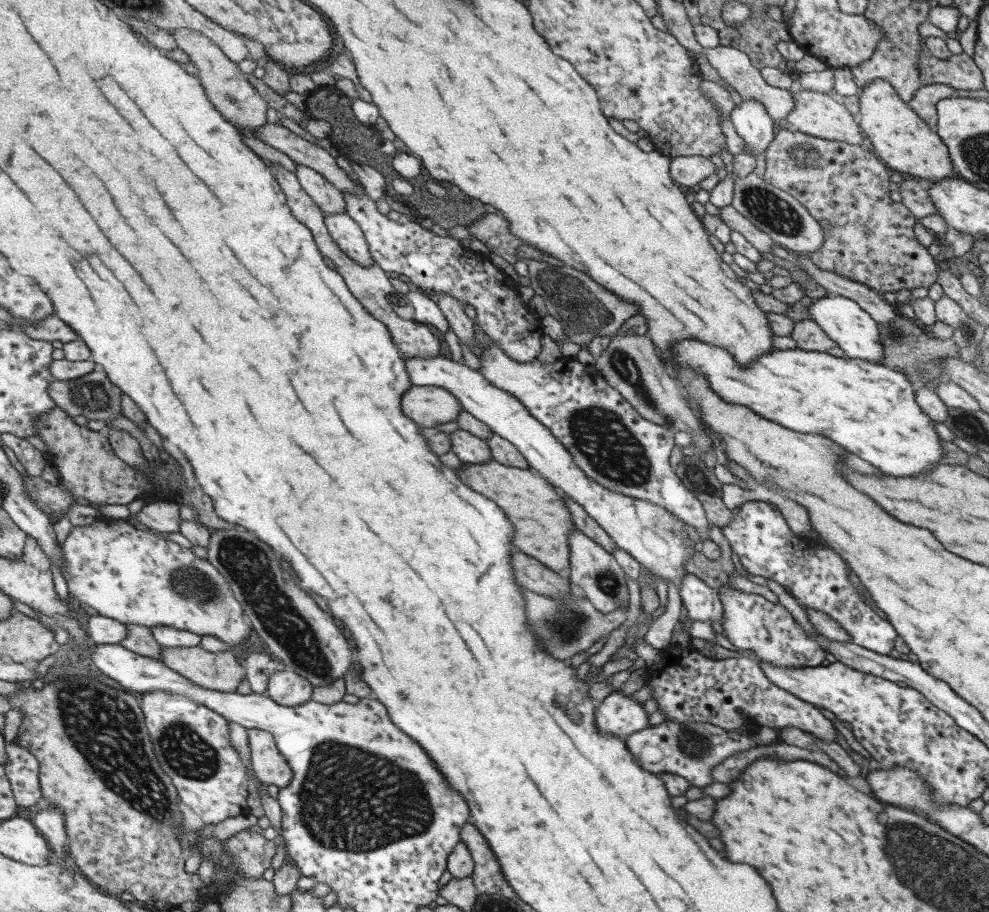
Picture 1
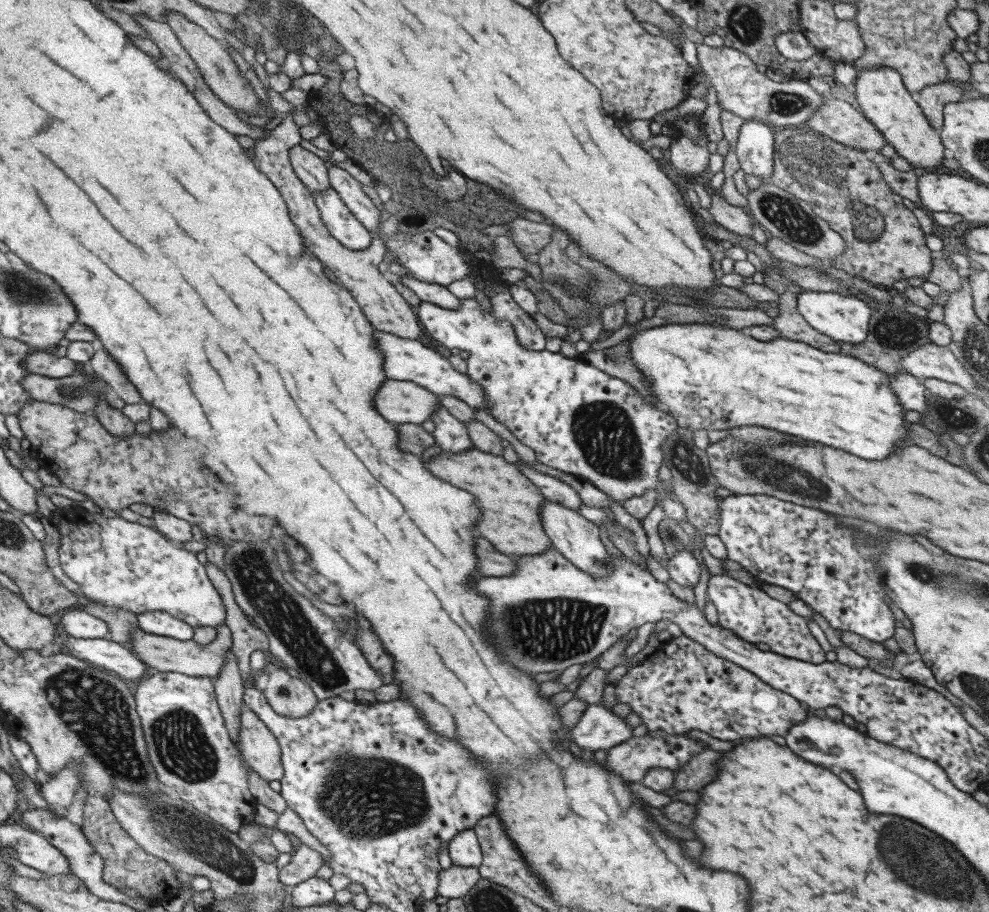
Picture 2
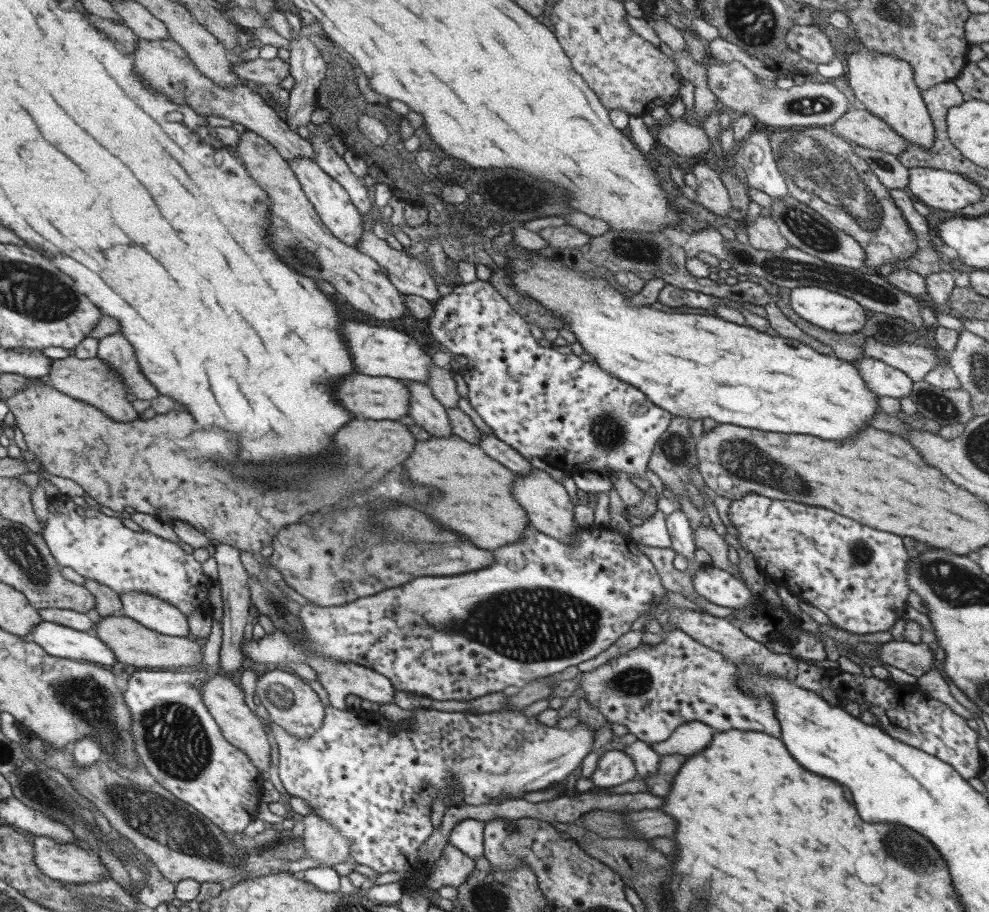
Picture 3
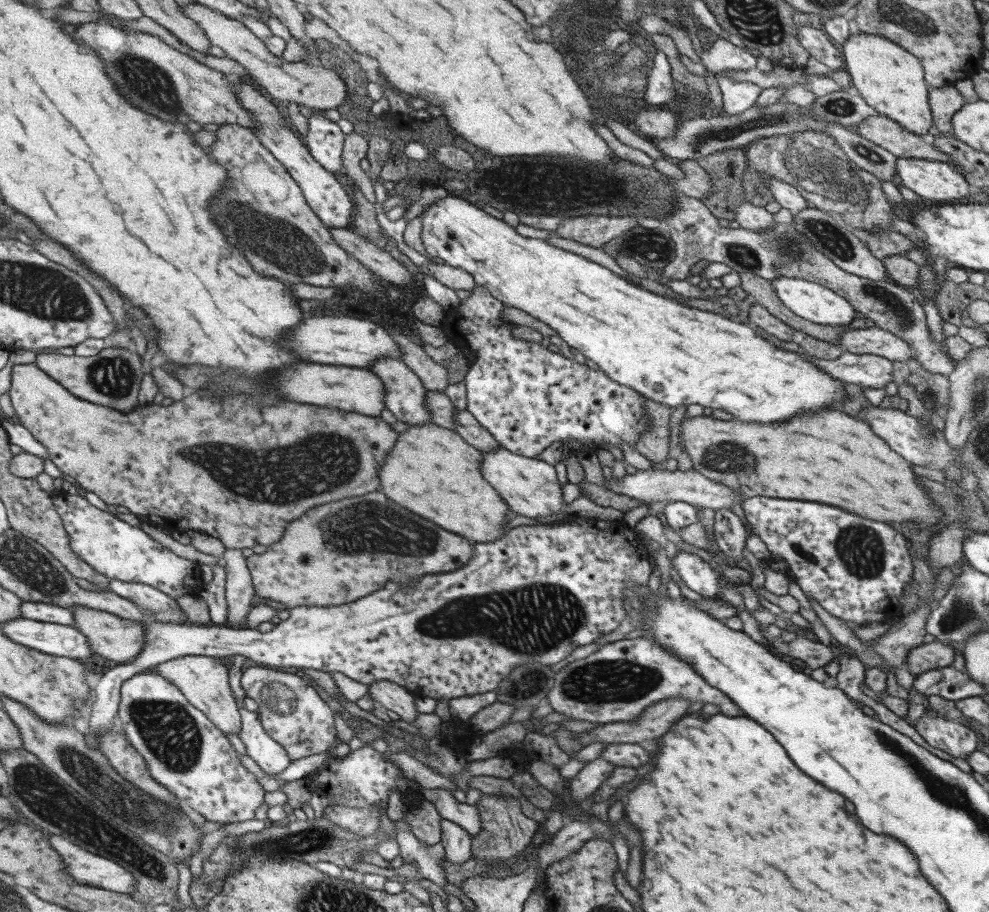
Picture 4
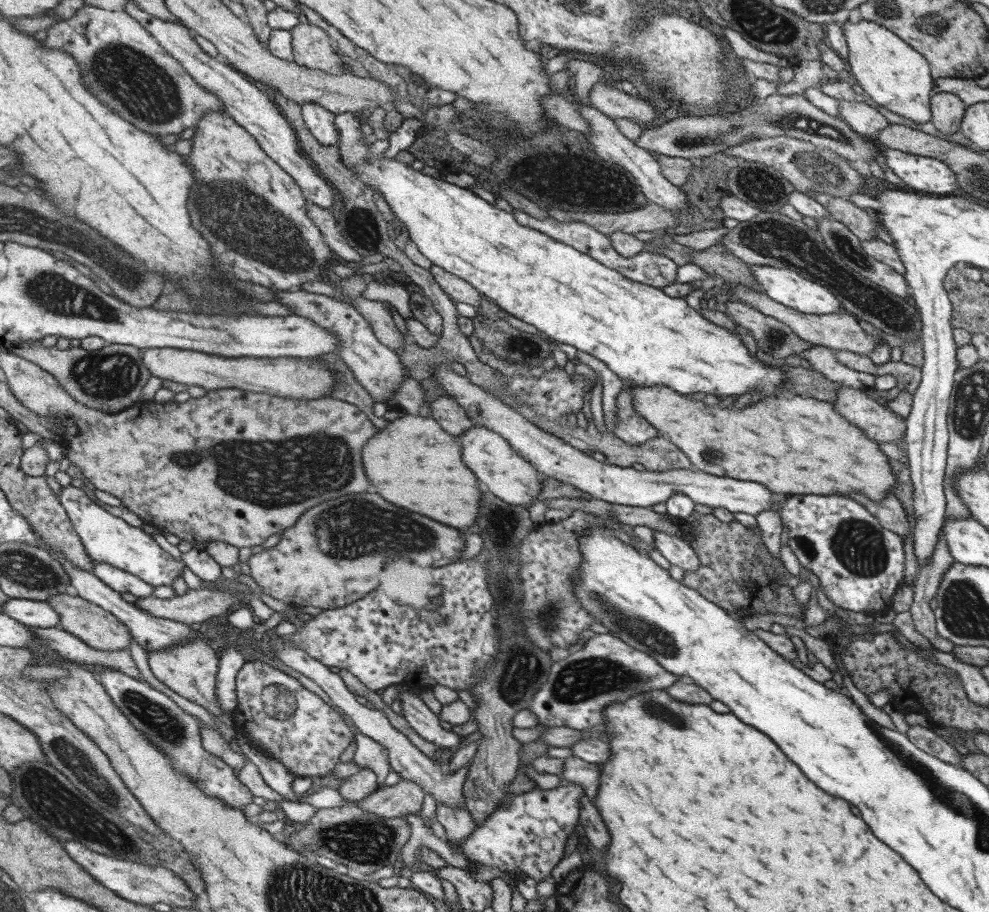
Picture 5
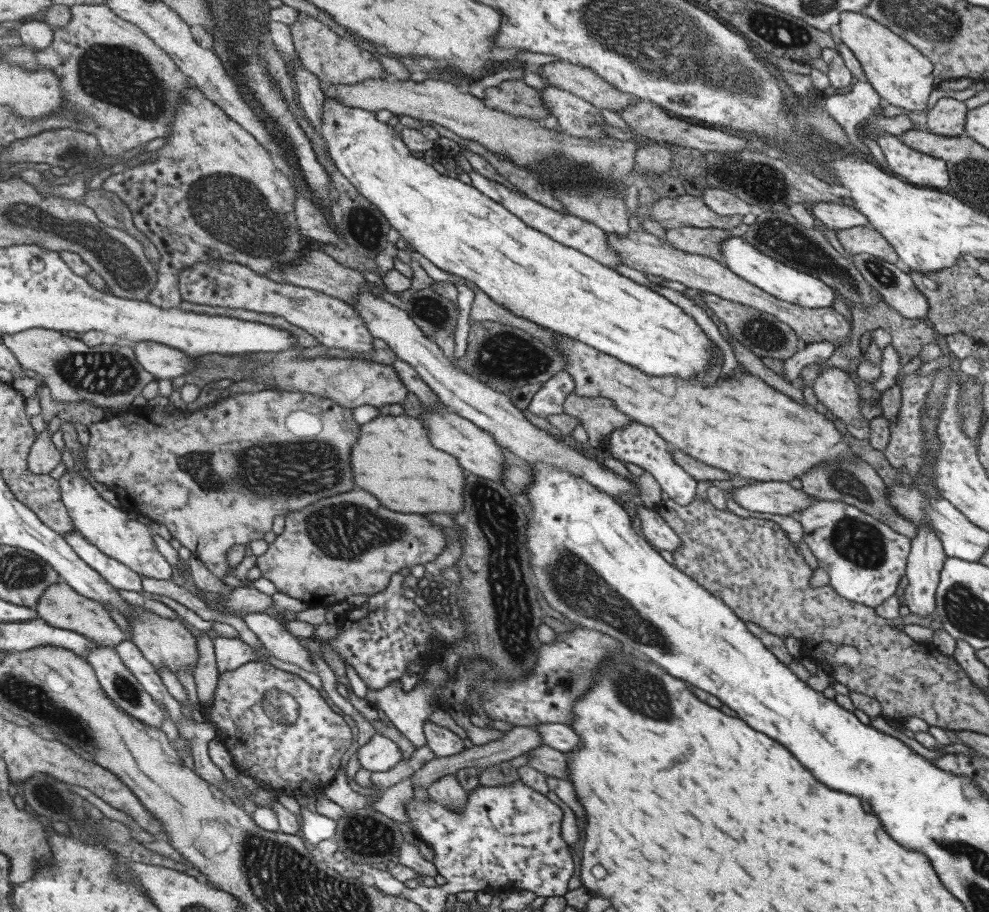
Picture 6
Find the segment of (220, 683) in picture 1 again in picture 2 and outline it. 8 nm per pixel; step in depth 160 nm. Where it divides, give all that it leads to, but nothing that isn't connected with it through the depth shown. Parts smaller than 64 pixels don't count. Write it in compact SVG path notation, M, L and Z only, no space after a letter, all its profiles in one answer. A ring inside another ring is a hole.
M220 624L216 629L215 638L209 644L197 644L192 638L189 640L177 640L173 637L159 636L143 632L139 627L130 632L130 641L125 645L141 662L149 668L155 668L159 672L178 672L182 675L194 677L211 677L218 675L219 669L224 663L224 654L232 646L230 630L225 624Z

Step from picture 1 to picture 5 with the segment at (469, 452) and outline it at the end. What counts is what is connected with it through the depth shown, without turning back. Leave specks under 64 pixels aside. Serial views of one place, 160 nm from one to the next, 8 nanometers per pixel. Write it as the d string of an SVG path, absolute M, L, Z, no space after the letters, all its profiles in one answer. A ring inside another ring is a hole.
M300 288L287 291L274 290L274 300L286 306L291 311L291 315L311 320L337 339L337 345L339 345L337 356L346 364L355 380L375 402L383 402L383 404L388 402L397 388L401 386L401 382L408 377L397 354L377 341L367 322L349 303L337 301L323 294L302 291Z

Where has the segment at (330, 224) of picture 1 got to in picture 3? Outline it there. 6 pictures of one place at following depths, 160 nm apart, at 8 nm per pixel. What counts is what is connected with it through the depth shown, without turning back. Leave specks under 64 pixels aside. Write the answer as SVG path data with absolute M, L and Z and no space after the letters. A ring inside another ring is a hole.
M297 157L296 159L287 161L287 164L292 174L299 181L300 189L312 204L314 211L324 224L324 227L328 228L329 232L336 239L344 242L347 246L353 247L355 243L358 243L363 232L361 228L361 214L353 206L348 194L341 188L341 185L335 182L328 174L325 174L319 168L319 165L315 164L315 161L308 158Z

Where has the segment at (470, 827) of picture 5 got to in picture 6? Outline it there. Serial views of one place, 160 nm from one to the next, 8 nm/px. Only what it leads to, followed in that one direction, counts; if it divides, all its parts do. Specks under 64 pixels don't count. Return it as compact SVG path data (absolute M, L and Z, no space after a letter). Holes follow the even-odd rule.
M446 774L444 777L434 780L427 786L426 791L429 799L453 814L461 812L461 808L467 802L467 792L463 790L454 774Z

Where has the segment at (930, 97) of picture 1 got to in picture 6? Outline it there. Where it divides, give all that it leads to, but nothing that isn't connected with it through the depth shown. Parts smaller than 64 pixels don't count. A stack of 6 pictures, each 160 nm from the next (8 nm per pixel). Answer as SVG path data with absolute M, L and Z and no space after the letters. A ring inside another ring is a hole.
M941 97L927 111L927 130L935 135L958 137L963 134L966 112L963 101Z

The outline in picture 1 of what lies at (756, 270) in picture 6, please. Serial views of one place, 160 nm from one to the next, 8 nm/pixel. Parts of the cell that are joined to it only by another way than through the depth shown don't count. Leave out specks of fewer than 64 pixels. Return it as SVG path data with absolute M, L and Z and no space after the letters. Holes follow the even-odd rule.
M830 295L814 299L808 306L808 319L844 353L847 359L860 359L871 364L883 362L883 345L879 344L879 326L854 300Z

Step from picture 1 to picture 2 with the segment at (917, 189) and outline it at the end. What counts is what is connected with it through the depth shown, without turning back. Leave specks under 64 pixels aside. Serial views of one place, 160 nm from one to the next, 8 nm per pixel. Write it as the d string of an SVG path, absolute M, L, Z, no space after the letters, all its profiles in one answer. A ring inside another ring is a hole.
M866 151L865 154L874 161L884 183L887 184L895 194L898 194L901 198L908 198L915 206L923 208L916 189L916 177L918 172L912 173L909 171L897 170L878 151Z

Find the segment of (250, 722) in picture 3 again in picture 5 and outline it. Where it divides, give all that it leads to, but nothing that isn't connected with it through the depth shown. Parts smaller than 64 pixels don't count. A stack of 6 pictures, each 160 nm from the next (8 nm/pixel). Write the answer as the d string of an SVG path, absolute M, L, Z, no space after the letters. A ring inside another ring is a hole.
M185 641L177 643L164 649L147 651L147 664L151 674L183 698L195 702L202 706L211 716L217 717L228 727L233 726L233 711L223 712L222 708L216 703L215 692L215 673L217 672L218 657L205 641Z

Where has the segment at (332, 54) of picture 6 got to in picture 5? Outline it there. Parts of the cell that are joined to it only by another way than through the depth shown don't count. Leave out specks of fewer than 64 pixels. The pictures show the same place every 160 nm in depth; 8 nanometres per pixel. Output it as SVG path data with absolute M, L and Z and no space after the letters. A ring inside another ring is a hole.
M300 21L291 28L290 37L295 64L327 73L347 72L343 69L342 54L335 42L318 26Z

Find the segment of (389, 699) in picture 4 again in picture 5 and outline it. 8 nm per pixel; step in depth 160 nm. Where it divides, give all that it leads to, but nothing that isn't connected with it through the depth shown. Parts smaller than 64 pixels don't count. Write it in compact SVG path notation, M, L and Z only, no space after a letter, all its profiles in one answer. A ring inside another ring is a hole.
M406 690L399 693L397 698L403 702L401 716L423 740L442 748L458 745L462 741L463 736L444 730L439 725L438 715L429 711L418 695Z

